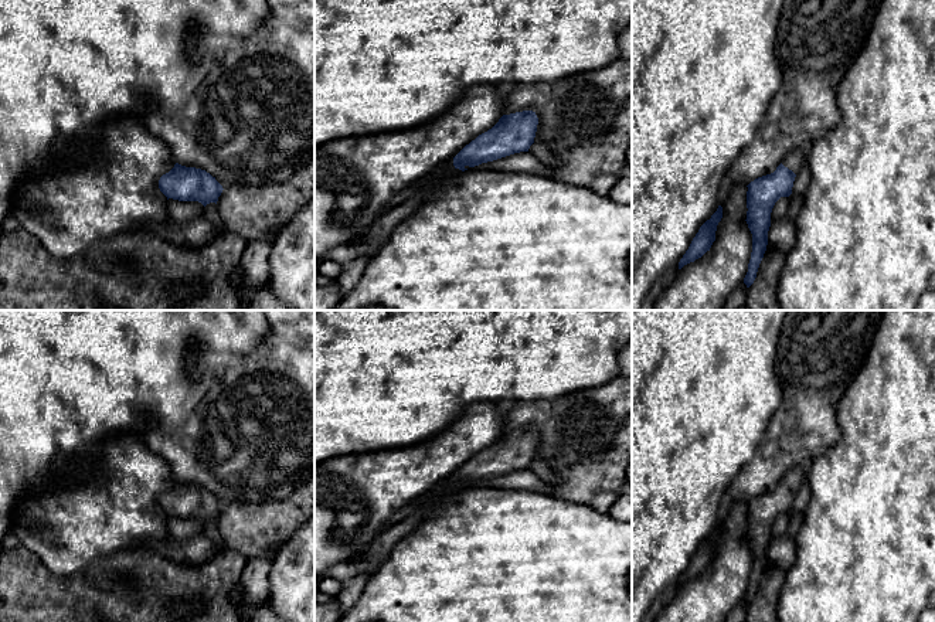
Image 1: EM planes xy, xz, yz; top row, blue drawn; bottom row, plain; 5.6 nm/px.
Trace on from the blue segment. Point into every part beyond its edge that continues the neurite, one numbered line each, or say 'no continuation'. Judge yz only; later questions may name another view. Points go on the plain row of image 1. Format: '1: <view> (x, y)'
1: yz (794, 478)

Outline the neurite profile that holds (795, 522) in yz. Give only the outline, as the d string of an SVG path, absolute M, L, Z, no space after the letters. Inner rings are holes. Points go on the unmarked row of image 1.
M790 511L789 521L788 521L788 534L790 537L796 537L802 524L803 524L805 513Z

